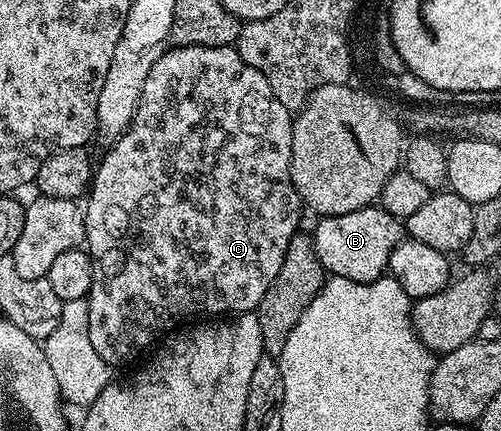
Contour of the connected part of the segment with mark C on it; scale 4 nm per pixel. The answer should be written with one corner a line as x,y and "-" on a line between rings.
171,46
160,57
160,61
152,65
152,73
148,73
148,81
144,81
140,105
136,109
134,119
129,129
113,140
111,147
114,148
103,157
102,164
97,164
88,198
84,203
85,246
94,260
94,283
90,286
90,294
86,299
88,338
92,340
96,353
100,353
105,363
126,363
141,347
153,348
163,336
173,332
181,324
178,323
181,319
193,320
194,311
207,311
210,314
207,316
210,317
226,317
231,313
250,313
257,308
264,293
268,293
272,281
276,281
280,265
284,265
284,255
288,253
292,237
299,234
298,222
302,219
302,211
304,212
302,198
294,188
290,176
293,128
291,111
284,109
280,101
276,101
272,85
268,85
264,73
260,73
260,69
252,69
252,65
248,65
244,57
240,57
237,46

